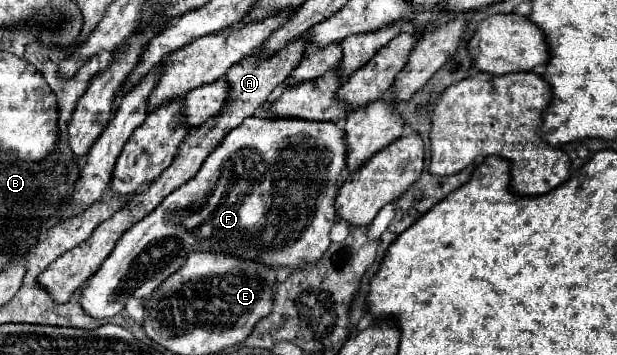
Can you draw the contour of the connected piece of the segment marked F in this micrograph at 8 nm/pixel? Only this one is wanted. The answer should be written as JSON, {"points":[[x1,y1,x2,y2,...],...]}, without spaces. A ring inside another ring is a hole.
{"points":[[249,117,245,119,245,123,241,123,239,127,235,127,233,131,229,131,225,135,225,141,213,149,213,153,207,157,207,161,203,163,203,167,199,169,199,173,189,179,185,185,181,185,179,189,175,189,171,195,167,195,159,207,155,211,151,211,147,217,143,217,139,223,135,223,115,245,113,253,103,261,103,265,99,267,99,271,81,287,81,299,79,305,83,307,83,311,93,317,93,319,107,319,113,317,117,313,121,313,127,305,129,295,133,297,147,297,151,295,151,291,155,291,155,287,159,287,159,283,163,283,163,279,167,279,167,275,171,275,173,271,177,271,187,255,191,255,191,251,215,251,215,253,229,253,229,255,239,255,243,259,251,259,251,261,259,261,265,265,273,265,273,267,293,267,295,271,317,263,323,253,327,251,327,247,331,245,329,241,329,231,335,225,337,213,335,213,335,193,337,193,337,179,343,177,343,163,347,159,347,147,343,143,343,131,331,123,331,121,323,121,323,123,307,123,303,119,259,119,259,117]]}

